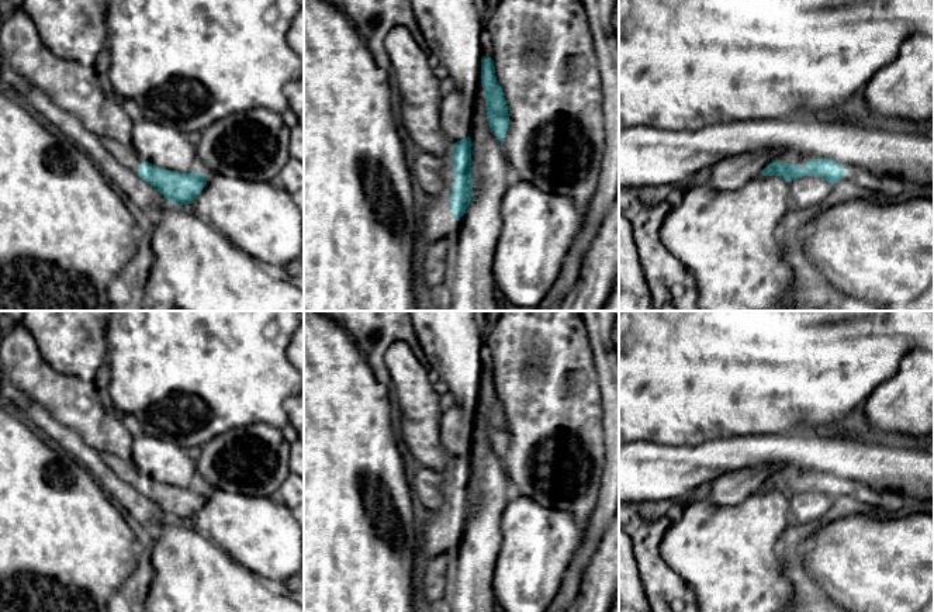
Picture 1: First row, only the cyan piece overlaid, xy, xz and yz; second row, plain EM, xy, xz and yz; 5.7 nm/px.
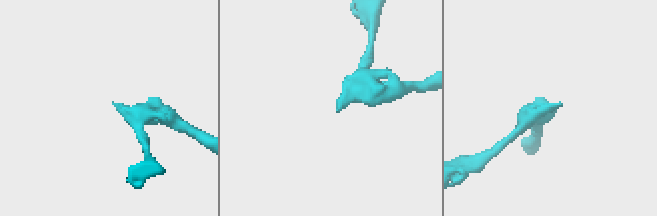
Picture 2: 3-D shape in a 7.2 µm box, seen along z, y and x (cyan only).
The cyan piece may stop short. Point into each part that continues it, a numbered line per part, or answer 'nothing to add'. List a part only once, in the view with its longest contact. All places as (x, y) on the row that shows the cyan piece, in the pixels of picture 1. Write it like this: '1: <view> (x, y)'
1: xz (436, 218)

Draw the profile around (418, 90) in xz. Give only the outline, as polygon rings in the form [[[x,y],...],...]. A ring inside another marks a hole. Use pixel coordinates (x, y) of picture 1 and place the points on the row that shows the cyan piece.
[[[394,27],[384,39],[384,52],[391,60],[391,77],[397,96],[398,120],[419,148],[444,156],[452,145],[440,125],[440,80],[433,73],[433,60],[407,27]]]

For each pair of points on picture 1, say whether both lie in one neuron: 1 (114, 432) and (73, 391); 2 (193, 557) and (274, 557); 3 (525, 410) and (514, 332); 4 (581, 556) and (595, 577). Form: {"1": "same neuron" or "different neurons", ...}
{"1": "same neuron", "2": "different neurons", "3": "same neuron", "4": "different neurons"}

